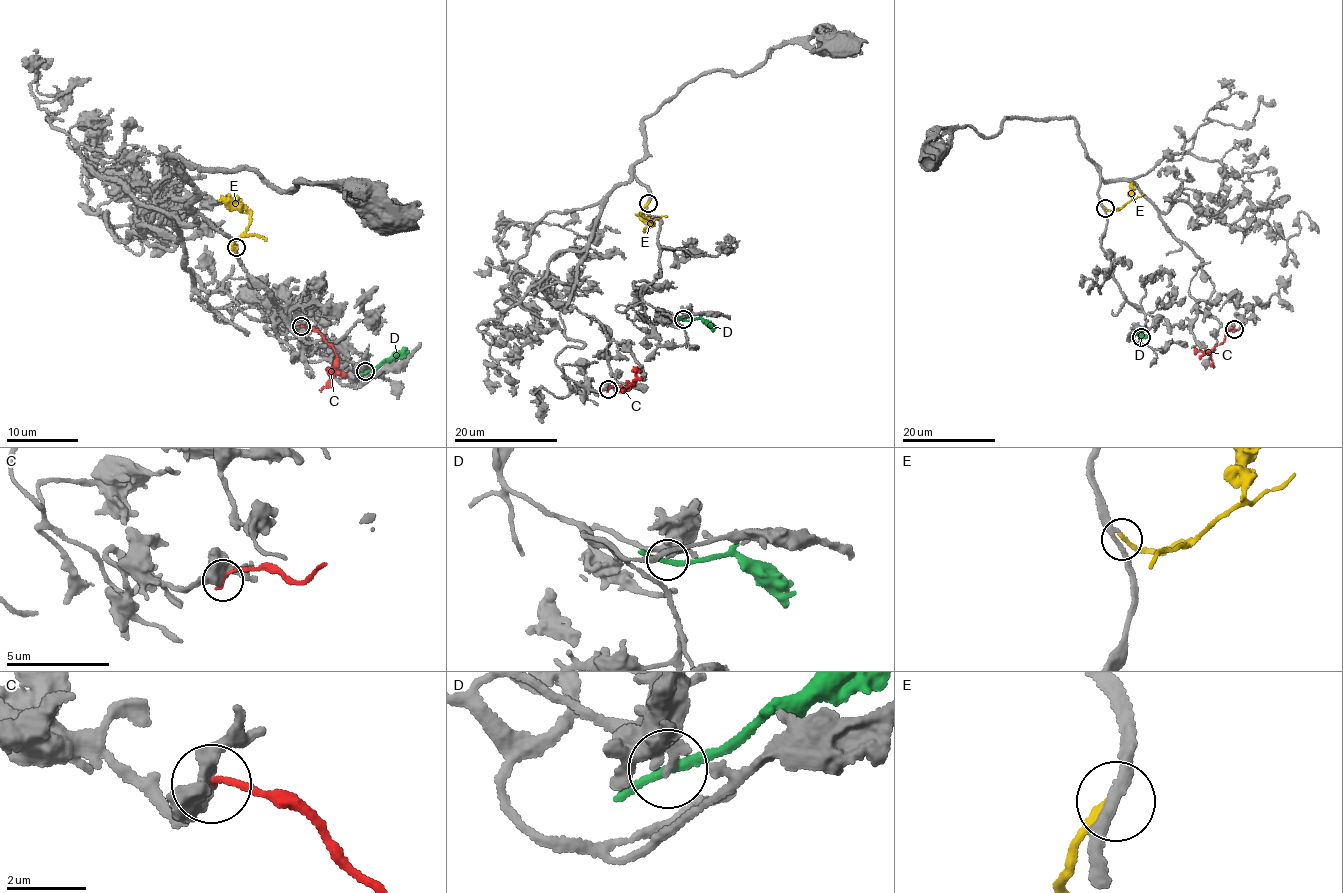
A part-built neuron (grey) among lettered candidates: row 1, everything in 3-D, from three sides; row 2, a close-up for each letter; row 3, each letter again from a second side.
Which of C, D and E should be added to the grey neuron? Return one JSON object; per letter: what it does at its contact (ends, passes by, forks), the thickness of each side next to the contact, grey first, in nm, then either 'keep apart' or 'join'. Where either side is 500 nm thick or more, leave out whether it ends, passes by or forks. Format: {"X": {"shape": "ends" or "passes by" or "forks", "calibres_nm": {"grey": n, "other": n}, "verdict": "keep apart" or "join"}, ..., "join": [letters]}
{"C": {"shape": "ends", "calibres_nm": {"grey": 380, "other": 200}, "verdict": "keep apart"}, "D": {"shape": "passes by", "calibres_nm": {"grey": 200, "other": 200}, "verdict": "keep apart"}, "E": {"shape": "ends", "calibres_nm": {"grey": 280, "other": 200}, "verdict": "join"}, "join": ["E"]}

